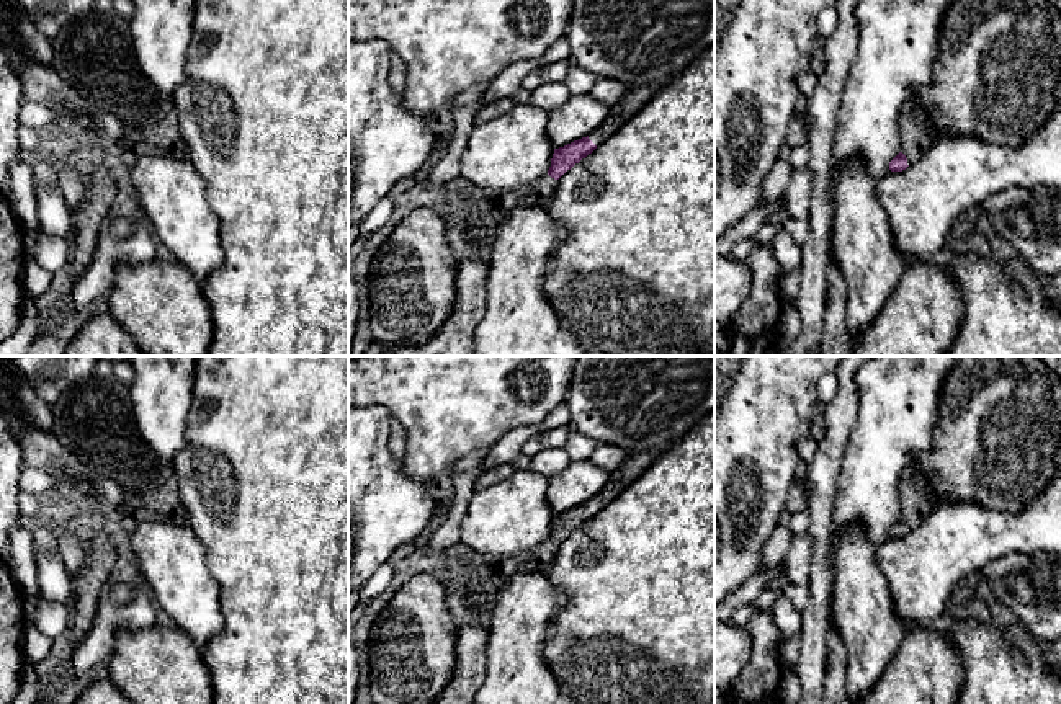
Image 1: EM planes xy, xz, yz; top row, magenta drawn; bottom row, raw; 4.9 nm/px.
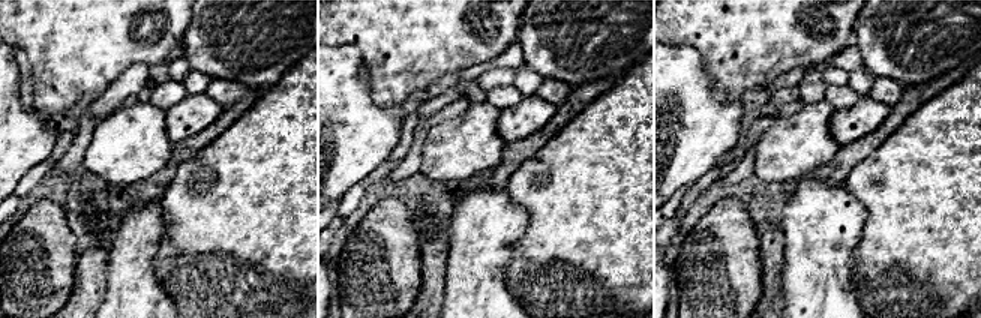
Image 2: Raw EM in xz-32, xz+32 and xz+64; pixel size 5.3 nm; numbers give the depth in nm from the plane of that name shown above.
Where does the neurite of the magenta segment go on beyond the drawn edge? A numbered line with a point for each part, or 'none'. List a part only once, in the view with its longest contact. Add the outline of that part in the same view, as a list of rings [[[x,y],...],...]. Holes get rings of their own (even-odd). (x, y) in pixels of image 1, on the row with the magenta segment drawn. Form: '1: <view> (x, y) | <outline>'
1: xz (636, 97) | [[[664,85],[631,87],[626,96],[610,106],[608,118],[592,132],[589,139],[598,147],[611,137],[628,119],[631,119]]]
2: yz (916, 136) | [[[907,106],[899,118],[901,152],[907,165],[916,162],[932,144],[933,131],[927,124],[927,113]]]

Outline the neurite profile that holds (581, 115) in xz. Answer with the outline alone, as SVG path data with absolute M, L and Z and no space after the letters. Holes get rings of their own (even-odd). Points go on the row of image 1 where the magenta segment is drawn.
M571 95L561 108L548 113L546 136L554 149L592 134L610 114L610 106L590 95Z

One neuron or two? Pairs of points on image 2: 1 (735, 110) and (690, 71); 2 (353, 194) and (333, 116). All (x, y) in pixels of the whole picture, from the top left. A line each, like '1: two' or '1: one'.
1: one
2: two

